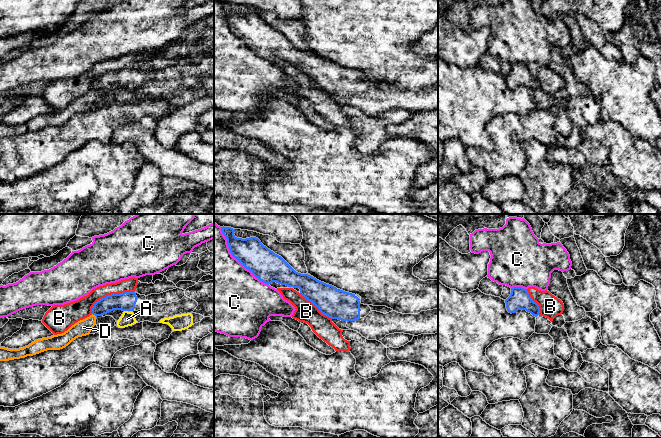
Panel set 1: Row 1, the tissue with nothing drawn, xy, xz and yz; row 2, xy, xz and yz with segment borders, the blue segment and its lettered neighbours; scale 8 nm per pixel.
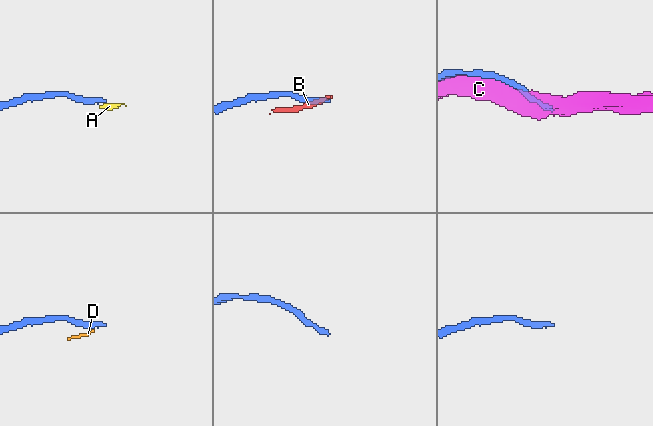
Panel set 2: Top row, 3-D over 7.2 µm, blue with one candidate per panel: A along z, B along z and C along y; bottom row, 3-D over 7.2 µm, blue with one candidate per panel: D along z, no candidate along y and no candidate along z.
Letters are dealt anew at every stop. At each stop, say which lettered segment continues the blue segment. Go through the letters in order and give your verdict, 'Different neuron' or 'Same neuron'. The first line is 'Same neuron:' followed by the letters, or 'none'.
Same neuron: none
A: Different neuron
B: Different neuron
C: Different neuron
D: Different neuron

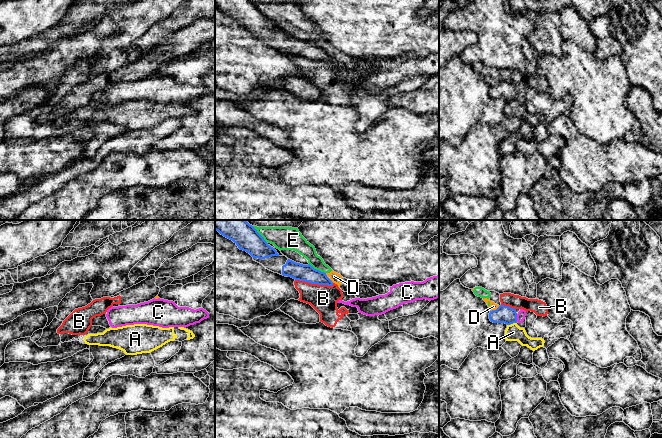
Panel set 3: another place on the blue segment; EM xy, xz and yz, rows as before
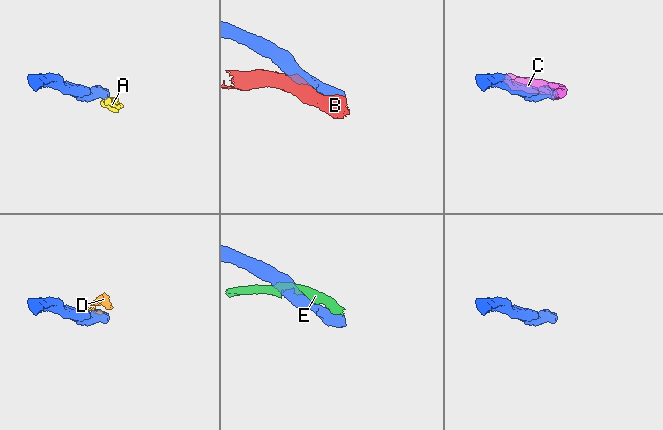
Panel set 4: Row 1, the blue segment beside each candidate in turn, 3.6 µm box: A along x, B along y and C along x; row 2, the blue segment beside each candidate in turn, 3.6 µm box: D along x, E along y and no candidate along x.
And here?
Same neuron: C
A: Different neuron
B: Different neuron
C: Same neuron
D: Different neuron
E: Different neuron

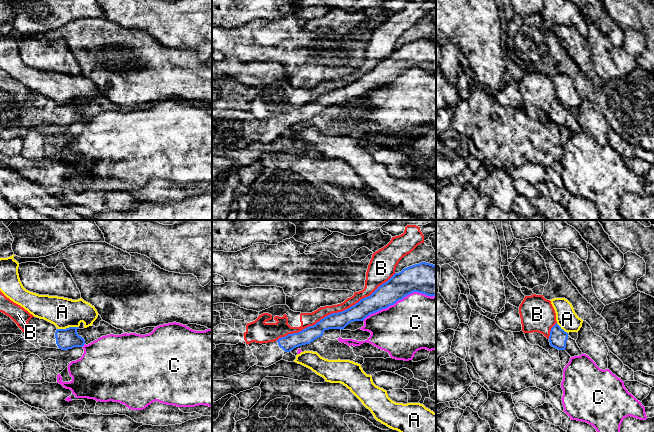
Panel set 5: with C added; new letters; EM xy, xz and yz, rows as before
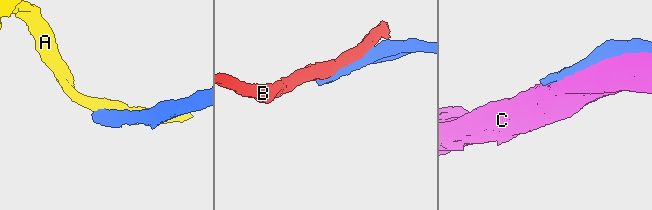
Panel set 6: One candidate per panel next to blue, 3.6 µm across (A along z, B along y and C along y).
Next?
Same neuron: none
A: Different neuron
B: Different neuron
C: Different neuron

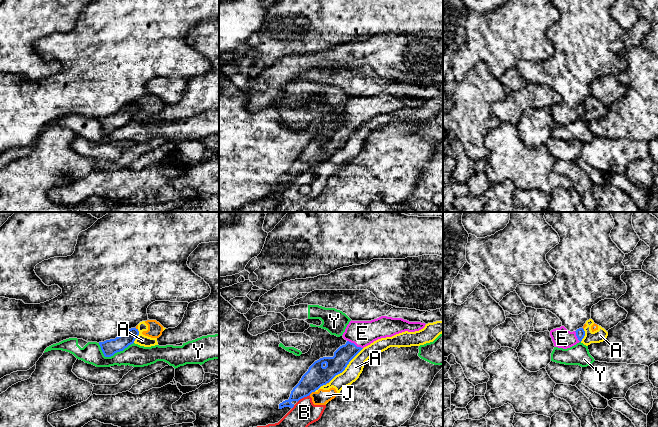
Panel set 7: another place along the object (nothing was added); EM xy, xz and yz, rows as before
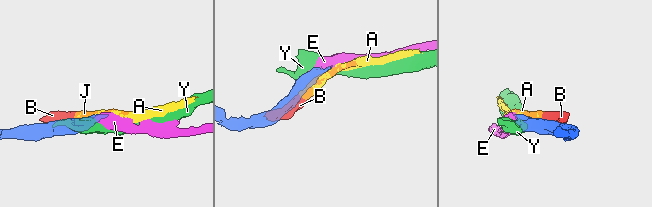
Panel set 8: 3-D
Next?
Same neuron: E
A: Different neuron
B: Different neuron
E: Same neuron
J: Different neuron
Y: Different neuron

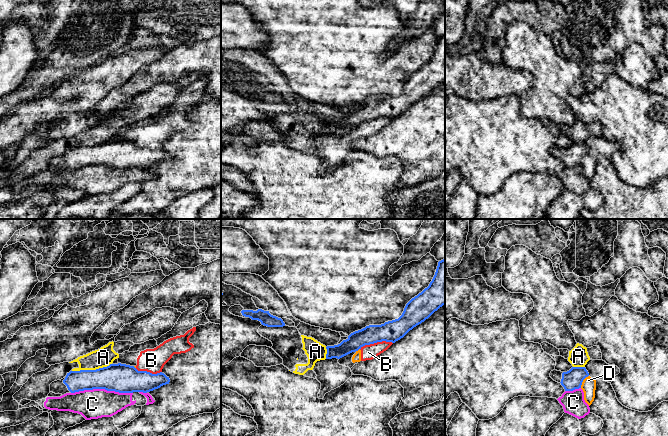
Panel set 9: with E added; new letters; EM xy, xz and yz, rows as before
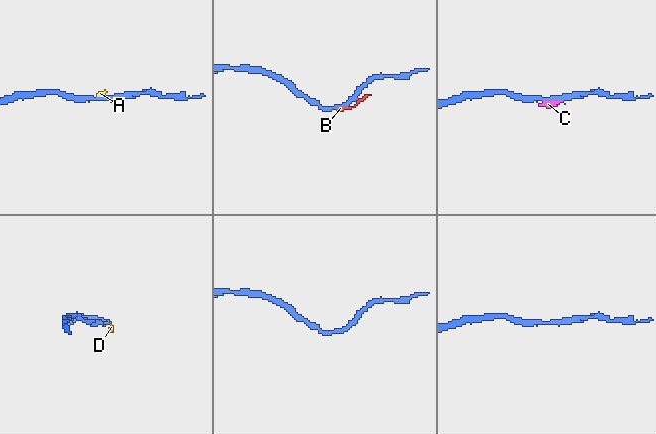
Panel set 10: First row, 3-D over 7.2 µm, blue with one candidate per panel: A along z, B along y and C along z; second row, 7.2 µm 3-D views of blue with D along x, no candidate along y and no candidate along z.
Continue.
Same neuron: none
A: Different neuron
B: Different neuron
C: Different neuron
D: Different neuron

